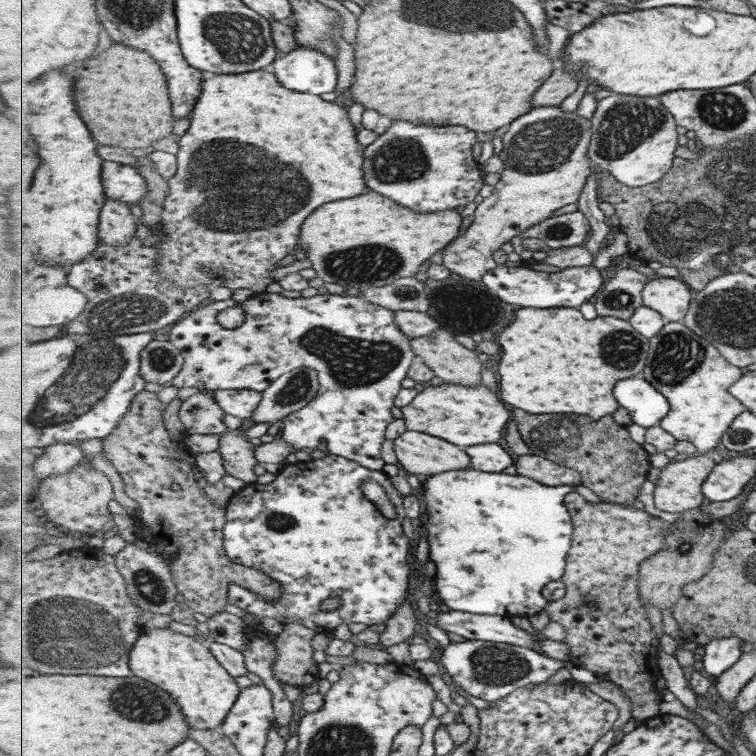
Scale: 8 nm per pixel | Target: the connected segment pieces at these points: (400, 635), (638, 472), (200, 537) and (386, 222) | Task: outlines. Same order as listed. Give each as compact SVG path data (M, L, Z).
M405 602L395 616L391 616L384 631L380 632L379 647L388 650L391 646L406 642L415 637L417 623L420 618L415 618L411 603Z
M513 410L513 418L518 422L518 429L527 445L533 449L535 455L548 458L549 460L575 467L581 473L581 482L592 490L602 501L630 505L635 502L641 486L645 484L651 460L641 444L633 441L626 426L617 424L611 416L603 417L601 420L593 420L589 416L577 416L579 420L573 420L573 414L527 414L525 410Z
M143 390L135 397L129 412L122 418L118 428L109 437L101 438L103 456L119 472L125 484L126 494L140 506L139 520L136 524L140 528L142 542L165 555L167 562L171 565L172 576L178 592L183 594L185 602L194 612L212 617L225 611L225 606L230 602L230 585L232 583L254 591L255 594L263 594L266 602L281 600L283 587L277 580L270 578L261 570L234 563L226 553L224 534L225 525L227 525L226 510L211 504L211 498L197 482L199 472L196 466L187 460L179 460L175 447L183 447L185 451L192 451L185 440L177 442L171 440L171 434L167 432L163 423L163 409L166 406L167 404L162 404L161 400L157 398L157 393Z
M369 192L359 198L349 198L347 202L329 202L327 206L315 210L315 214L311 214L302 226L299 247L323 282L337 283L345 288L346 293L361 294L369 287L387 286L400 278L415 276L423 262L427 262L433 254L437 256L441 248L460 236L461 226L463 217L459 209L420 213L379 192Z

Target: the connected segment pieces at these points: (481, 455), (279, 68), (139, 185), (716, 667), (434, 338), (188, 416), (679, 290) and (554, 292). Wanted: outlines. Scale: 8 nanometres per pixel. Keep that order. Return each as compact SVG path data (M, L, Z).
M496 443L469 446L466 451L473 458L471 468L475 470L501 473L505 468L514 465L514 460L509 456L509 452Z
M297 48L272 64L279 83L289 90L321 96L337 88L334 61L316 49Z
M105 162L103 184L106 186L108 198L113 198L117 202L127 202L129 206L140 205L147 196L146 178L134 166Z
M741 638L714 639L703 646L705 654L699 659L699 670L708 677L718 678L727 672L744 652L741 651L743 640Z
M439 328L437 332L413 338L411 342L418 357L445 383L463 386L483 384L483 363L477 356L478 351L463 346L451 331Z
M205 391L195 393L187 398L180 406L179 418L185 426L187 433L190 434L223 434L227 430L225 420L226 412L223 407L217 403L214 397L209 394L206 395Z
M661 277L647 283L643 290L644 306L658 310L667 322L682 321L691 309L695 292L680 278Z
M594 265L575 266L575 268L549 273L532 270L526 267L504 267L491 270L483 278L483 282L499 294L501 300L509 304L517 304L523 308L555 308L555 306L571 306L579 308L590 302L591 299L603 288L605 280L601 272Z

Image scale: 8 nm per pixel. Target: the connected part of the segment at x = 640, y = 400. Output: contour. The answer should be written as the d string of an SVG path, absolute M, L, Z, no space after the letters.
M629 378L619 382L615 388L619 404L626 408L633 423L645 429L662 424L663 418L670 414L671 403L662 392L651 386L651 382L641 378Z

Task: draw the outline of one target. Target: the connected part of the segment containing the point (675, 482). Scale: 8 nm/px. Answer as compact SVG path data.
M700 452L681 461L669 462L661 468L655 484L653 497L656 509L667 513L685 514L692 509L701 508L707 502L706 495L703 494L703 485L715 465L717 464L709 456Z

